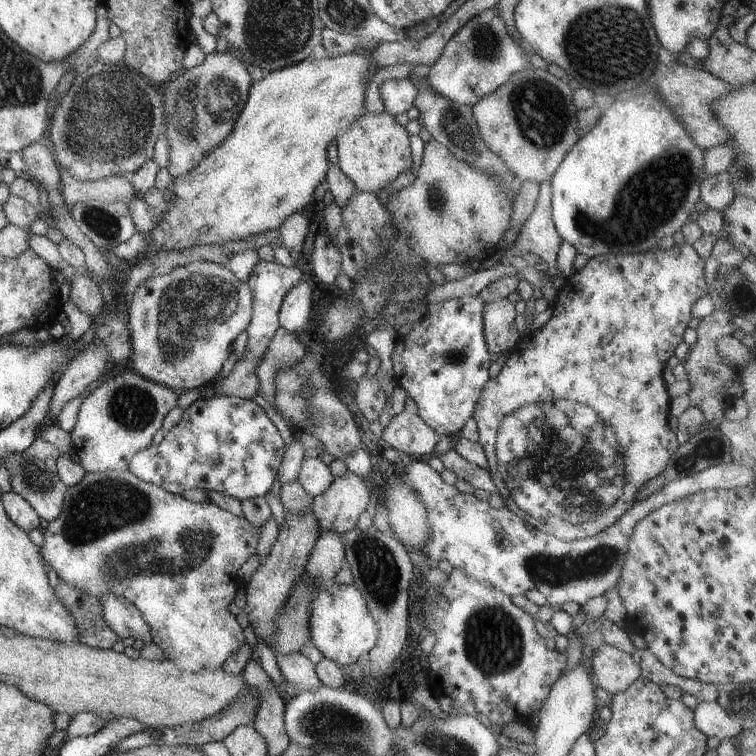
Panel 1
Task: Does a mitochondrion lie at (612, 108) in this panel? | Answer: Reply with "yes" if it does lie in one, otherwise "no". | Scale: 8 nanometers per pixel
no

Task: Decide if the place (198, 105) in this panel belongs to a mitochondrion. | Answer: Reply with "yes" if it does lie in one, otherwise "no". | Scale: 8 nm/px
yes

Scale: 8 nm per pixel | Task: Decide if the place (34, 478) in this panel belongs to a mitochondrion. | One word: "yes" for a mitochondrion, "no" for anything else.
yes

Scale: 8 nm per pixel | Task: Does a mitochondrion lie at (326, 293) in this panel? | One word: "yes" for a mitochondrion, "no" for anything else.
no

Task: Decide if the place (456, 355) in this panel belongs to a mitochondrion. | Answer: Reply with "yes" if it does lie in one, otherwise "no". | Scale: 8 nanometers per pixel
yes

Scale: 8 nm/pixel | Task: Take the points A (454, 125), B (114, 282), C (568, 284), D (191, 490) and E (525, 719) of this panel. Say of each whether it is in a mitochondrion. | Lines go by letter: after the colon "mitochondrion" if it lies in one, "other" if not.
A: mitochondrion
B: other
C: other
D: other
E: other

